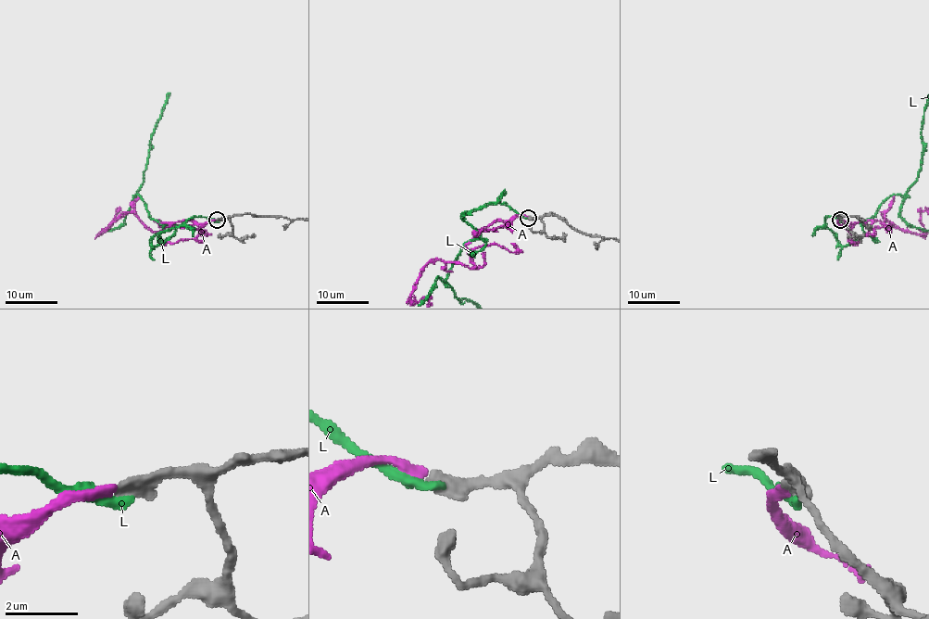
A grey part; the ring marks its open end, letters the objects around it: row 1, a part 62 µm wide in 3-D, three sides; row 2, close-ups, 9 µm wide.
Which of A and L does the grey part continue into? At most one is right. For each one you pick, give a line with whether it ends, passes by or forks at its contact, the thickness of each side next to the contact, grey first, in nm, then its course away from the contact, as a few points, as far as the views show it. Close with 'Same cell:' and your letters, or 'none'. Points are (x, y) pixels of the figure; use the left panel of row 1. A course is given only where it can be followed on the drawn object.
A: it ends | 380/240 nm | via (217, 220), (198, 224), (154, 220), (162, 228), (150, 231), (132, 213), (122, 213), (100, 233), (116, 214)
Same cell: A

